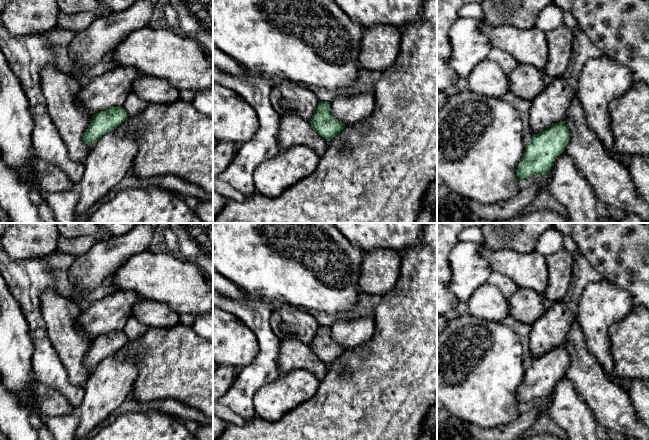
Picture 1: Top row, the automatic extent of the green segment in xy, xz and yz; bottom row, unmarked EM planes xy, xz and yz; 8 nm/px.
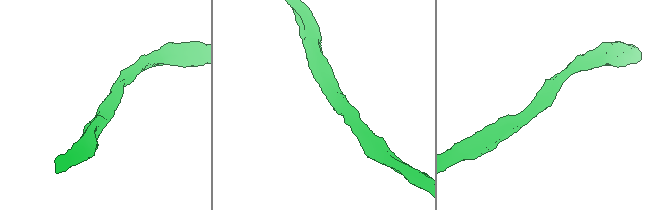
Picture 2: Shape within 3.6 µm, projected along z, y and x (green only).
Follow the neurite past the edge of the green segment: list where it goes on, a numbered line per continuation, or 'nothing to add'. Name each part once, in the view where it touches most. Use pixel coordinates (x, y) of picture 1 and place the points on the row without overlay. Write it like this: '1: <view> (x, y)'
1: xy (111, 313)

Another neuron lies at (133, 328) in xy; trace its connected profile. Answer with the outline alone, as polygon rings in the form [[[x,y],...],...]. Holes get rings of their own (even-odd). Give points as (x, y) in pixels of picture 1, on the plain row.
[[[131,316],[122,331],[126,334],[128,340],[134,340],[141,337],[148,328],[147,325],[141,323],[134,316]]]

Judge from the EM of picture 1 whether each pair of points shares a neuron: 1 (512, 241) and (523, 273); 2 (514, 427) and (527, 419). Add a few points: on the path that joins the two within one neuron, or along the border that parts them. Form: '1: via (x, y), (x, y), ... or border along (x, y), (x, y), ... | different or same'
1: border along (492, 249), (514, 249), (522, 252), (534, 251) | different
2: via (517, 427), (524, 421) | same

